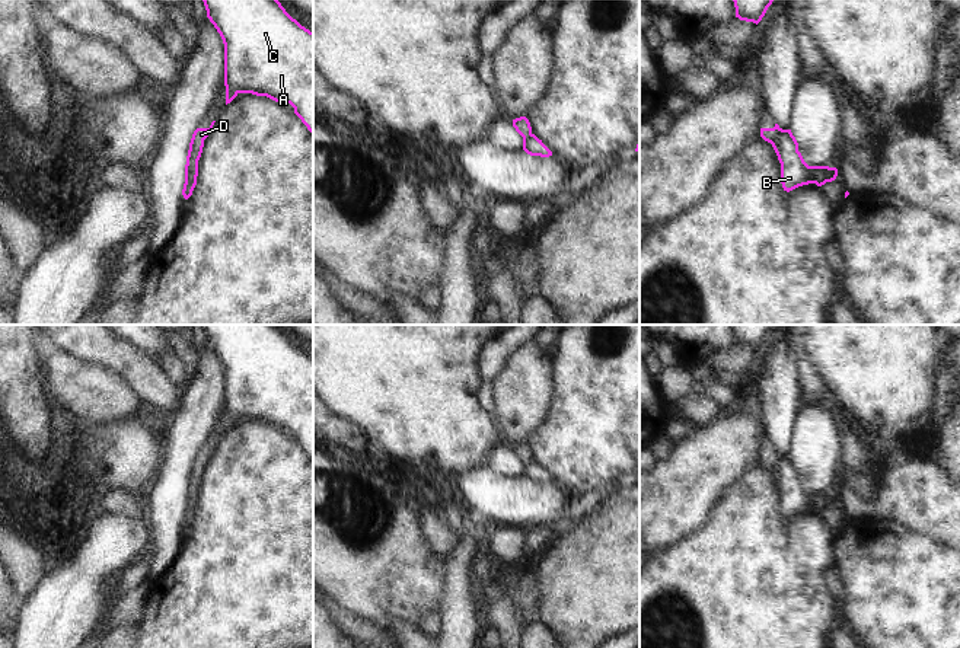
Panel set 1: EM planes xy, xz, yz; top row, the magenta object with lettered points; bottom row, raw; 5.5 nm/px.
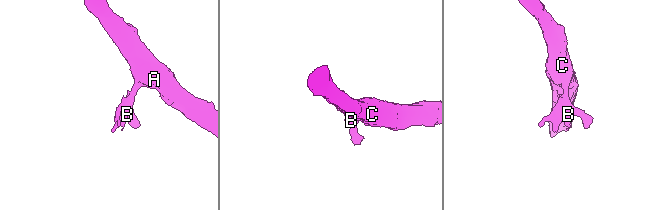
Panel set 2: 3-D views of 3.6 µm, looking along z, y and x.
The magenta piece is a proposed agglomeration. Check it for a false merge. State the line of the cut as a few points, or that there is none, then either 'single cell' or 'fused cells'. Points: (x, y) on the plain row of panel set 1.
no cut | single cell

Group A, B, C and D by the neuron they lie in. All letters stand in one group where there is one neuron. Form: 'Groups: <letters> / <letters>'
Groups: A B C D.

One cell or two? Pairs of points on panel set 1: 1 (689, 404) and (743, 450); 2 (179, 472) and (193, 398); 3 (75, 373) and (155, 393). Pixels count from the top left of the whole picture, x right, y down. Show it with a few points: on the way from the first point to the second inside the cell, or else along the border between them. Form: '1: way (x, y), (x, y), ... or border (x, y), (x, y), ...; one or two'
1: border (720, 415), (708, 425), (699, 428); two
2: way (179, 453), (179, 446), (193, 423), (193, 417); one
3: border (101, 364), (117, 372), (140, 399); two

